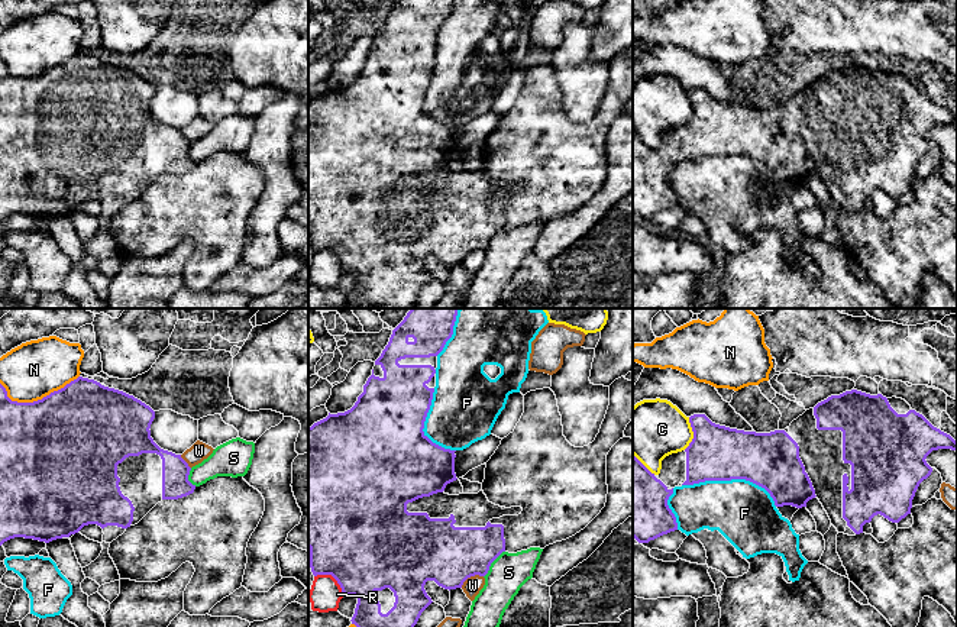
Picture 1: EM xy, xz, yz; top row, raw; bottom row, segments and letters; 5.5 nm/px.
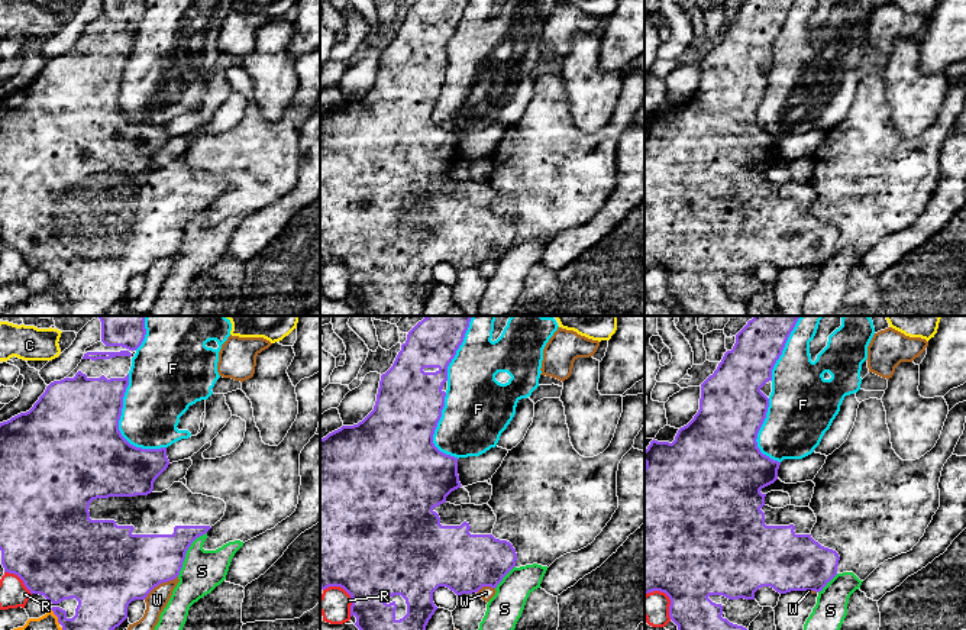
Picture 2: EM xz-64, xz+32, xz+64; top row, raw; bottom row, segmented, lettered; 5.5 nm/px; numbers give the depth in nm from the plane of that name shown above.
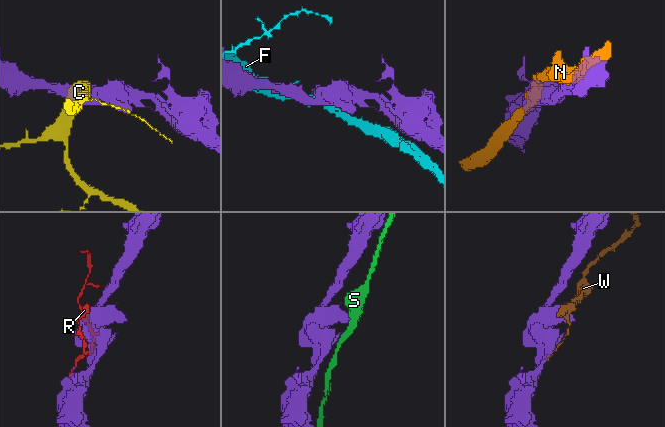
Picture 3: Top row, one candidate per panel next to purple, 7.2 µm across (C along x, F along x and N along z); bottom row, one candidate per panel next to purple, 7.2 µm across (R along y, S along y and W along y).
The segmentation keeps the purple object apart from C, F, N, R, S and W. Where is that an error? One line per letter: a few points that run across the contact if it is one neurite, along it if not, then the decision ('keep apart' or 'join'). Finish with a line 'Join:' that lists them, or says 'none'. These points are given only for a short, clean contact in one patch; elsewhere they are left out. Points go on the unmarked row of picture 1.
C: keep apart
F: keep apart
N: keep apart
R: keep apart
S: line xz (504, 226), (491, 239), (484, 252); keep apart
W: keep apart
Join: none

